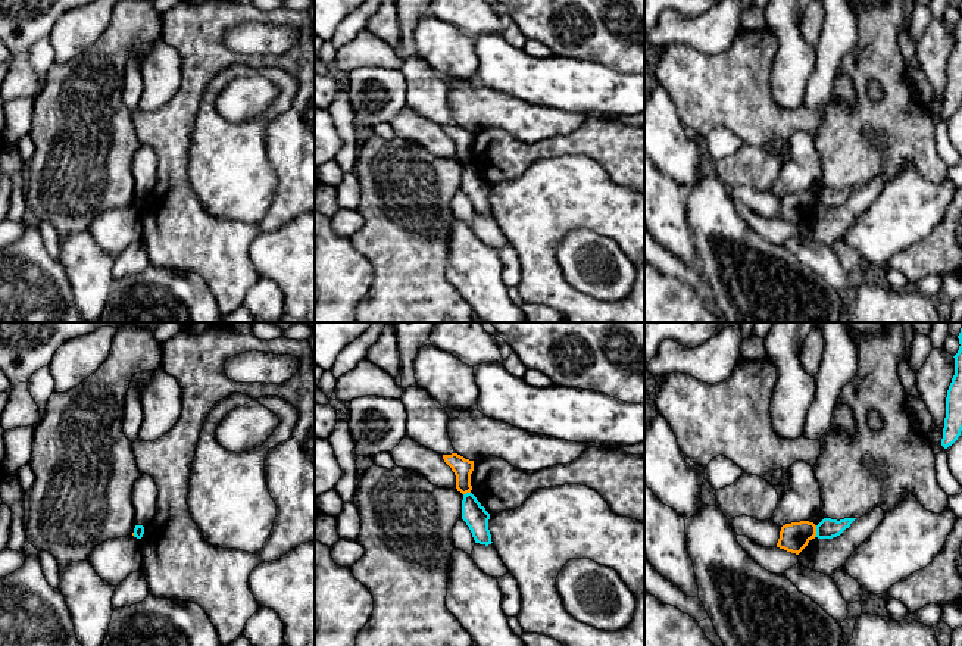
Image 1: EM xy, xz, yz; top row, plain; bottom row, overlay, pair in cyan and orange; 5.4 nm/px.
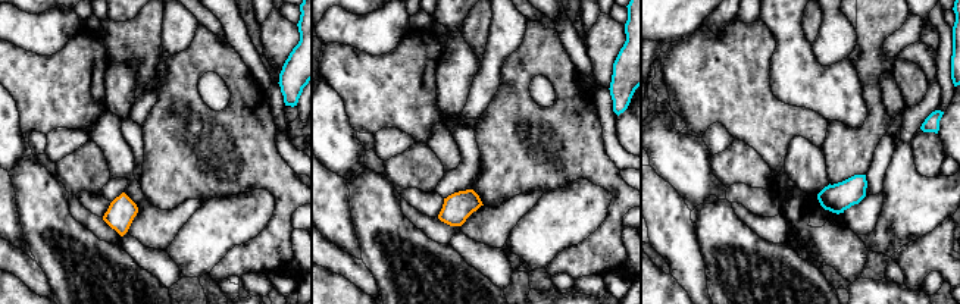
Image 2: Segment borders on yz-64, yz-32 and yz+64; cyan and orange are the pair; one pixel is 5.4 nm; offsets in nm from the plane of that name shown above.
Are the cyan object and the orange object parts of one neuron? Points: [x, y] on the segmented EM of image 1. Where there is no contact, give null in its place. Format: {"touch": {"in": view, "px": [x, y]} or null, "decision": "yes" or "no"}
{"touch": {"in": "yz", "px": [817, 531]}, "decision": "no"}

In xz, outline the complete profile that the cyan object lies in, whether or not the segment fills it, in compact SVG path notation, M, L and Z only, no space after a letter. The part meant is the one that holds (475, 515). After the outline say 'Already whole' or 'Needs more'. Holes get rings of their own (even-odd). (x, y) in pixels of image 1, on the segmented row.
M472 493L463 494L462 500L462 519L469 527L475 543L491 544L491 534L488 530L490 514L485 508L477 500Z. Already whole

